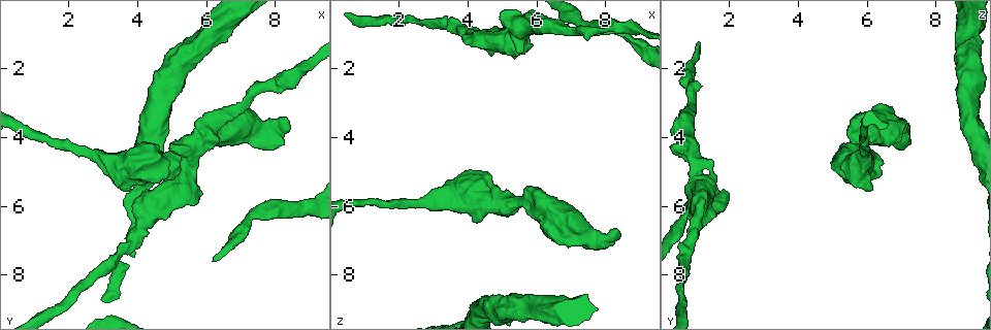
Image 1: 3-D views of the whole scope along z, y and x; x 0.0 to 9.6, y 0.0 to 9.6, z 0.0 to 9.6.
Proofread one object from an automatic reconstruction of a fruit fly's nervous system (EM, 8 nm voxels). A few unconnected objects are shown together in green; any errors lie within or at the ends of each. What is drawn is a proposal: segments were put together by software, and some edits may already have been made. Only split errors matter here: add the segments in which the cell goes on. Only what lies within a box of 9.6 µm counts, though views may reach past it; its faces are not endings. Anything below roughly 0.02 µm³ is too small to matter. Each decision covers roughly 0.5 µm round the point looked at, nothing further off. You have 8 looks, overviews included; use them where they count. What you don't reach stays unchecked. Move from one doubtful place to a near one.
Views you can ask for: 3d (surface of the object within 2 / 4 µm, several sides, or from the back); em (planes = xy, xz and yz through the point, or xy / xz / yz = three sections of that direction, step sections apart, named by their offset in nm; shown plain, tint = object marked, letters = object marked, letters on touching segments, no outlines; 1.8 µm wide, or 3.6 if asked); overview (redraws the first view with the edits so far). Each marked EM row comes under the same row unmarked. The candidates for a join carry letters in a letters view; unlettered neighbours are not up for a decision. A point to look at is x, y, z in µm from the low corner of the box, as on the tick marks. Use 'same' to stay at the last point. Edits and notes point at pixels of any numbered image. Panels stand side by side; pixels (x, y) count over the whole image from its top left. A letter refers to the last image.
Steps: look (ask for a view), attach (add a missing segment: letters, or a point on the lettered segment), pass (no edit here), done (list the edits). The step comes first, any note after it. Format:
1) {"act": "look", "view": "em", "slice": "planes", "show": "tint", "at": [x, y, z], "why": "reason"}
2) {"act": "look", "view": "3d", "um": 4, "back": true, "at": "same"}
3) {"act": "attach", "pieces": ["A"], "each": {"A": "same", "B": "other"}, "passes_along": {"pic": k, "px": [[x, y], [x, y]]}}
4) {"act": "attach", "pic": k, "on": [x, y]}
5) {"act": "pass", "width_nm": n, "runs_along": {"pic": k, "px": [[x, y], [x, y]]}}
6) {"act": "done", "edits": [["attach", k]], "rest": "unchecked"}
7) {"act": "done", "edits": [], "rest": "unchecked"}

{"act": "look", "view": "em", "slice": "yz", "step": 4, "show": "tint", "at": [8.70, 6.00, 1.10], "why": "narrows sharply"}

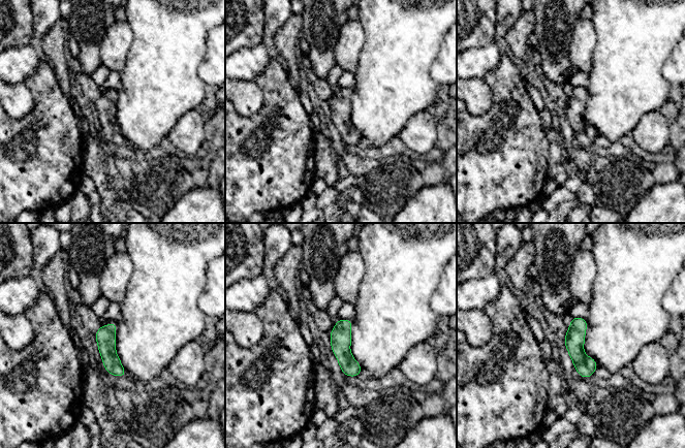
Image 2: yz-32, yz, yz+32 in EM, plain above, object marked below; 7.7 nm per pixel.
{"act": "look", "view": "em", "slice": "xy", "step": 16, "show": "tint", "at": "same", "why": "another direction"}

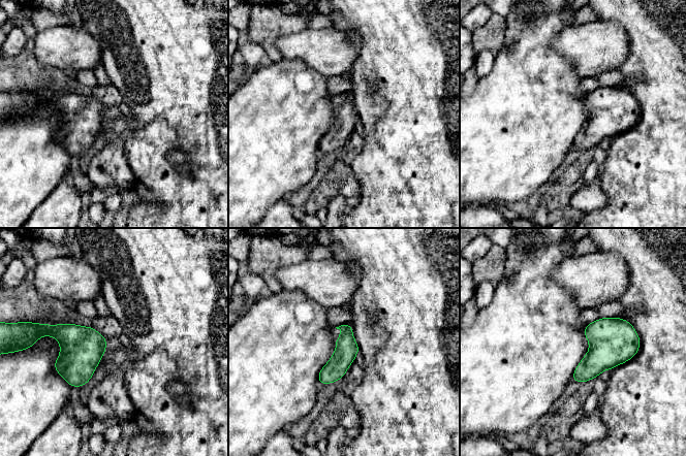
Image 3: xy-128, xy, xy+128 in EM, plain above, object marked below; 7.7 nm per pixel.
{"act": "look", "view": "em", "slice": "xy", "step": 16, "show": "letters", "at": "same", "why": "what lies round it"}

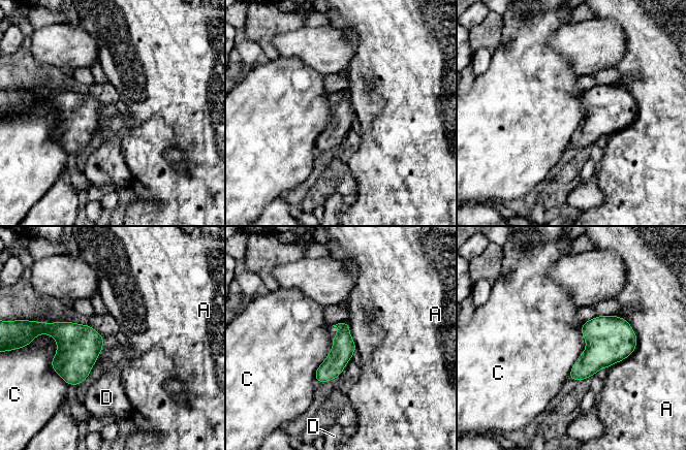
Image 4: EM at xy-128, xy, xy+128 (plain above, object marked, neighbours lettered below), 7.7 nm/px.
{"act": "pass", "longest_contact_nm": ["C", 460], "each": {"A": "other", "C": "other", "D": "other"}, "found": "no lettered segment goes on from it"}

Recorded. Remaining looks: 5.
{"act": "look", "view": "3d", "um": 4, "at": [4.45, 6.15, 1.15]}

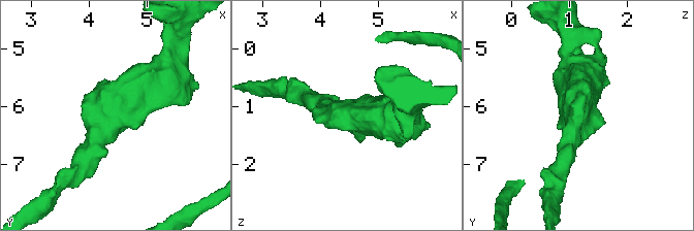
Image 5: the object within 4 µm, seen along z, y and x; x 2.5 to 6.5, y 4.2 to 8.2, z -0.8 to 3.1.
{"act": "look", "view": "em", "slice": "planes", "show": "letters", "at": [4.45, 6.10, 1.15], "why": "need the tissue"}

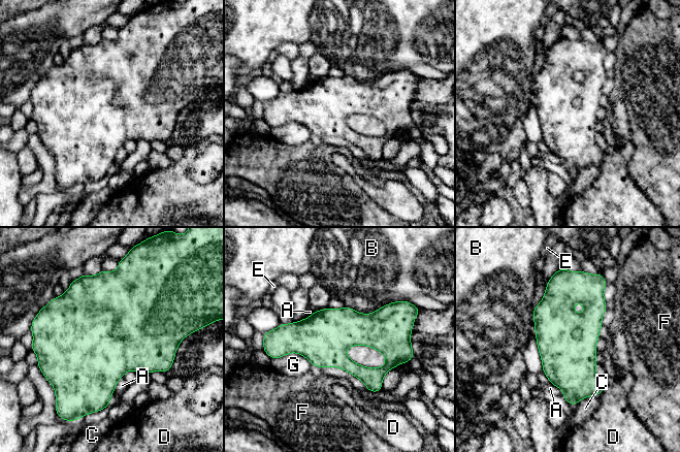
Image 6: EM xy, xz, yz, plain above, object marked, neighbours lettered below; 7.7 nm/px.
{"act": "pass", "longest_contact_nm": ["B", 420], "each": {"A": "other", "B": "other", "C": "other", "D": "other", "E": "other", "F": "other", "G": "other"}, "border": {"pic": 6, "px": [[123, 376], [118, 381], [114, 391]]}, "found": "none of them fits"}

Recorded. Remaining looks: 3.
{"act": "look", "view": "3d", "um": 4, "at": [8.45, 3.75, 6.75], "why": "long arm stops here"}

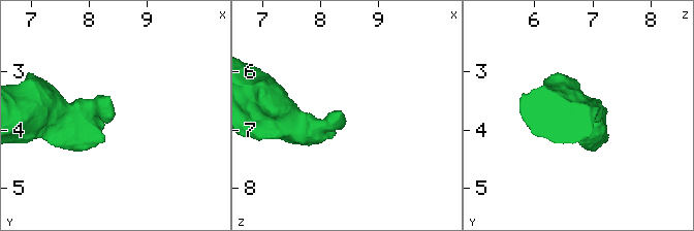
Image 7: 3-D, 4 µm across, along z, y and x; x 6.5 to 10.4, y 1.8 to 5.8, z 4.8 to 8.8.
{"act": "look", "view": "em", "slice": "xz", "step": 16, "show": "letters", "at": [8.45, 3.70, 6.80], "why": "now the EM"}

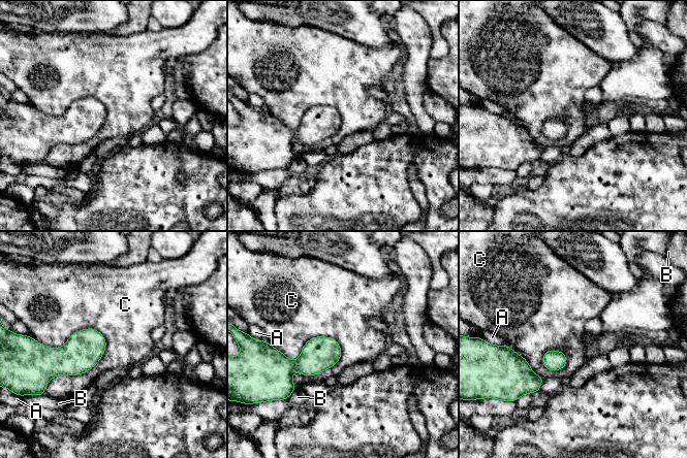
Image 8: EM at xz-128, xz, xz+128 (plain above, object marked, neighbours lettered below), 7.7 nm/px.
{"act": "look", "view": "em", "slice": "planes", "show": "letters", "at": "same"}

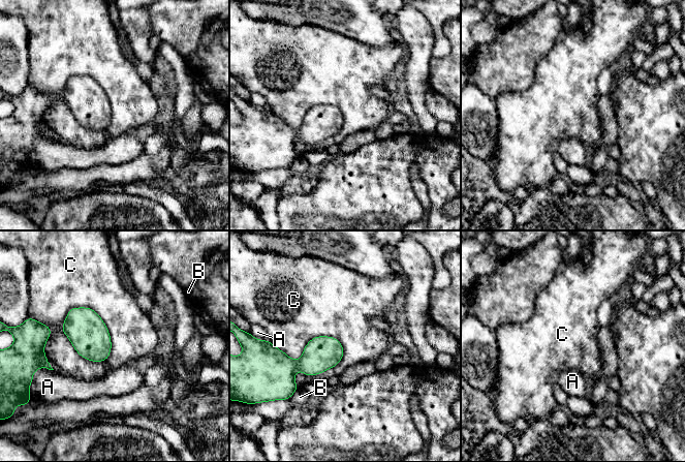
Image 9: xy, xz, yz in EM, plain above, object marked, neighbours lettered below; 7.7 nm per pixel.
{"act": "pass", "width_nm": 260, "each": {"A": "other", "B": "other", "C": "other"}, "border": {"pic": 9, "px": [[274, 344], [344, 352]]}, "found": "no lettered segment goes on from it"}

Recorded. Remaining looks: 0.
{"act": "done", "edits": [], "rest": "unchecked"}

